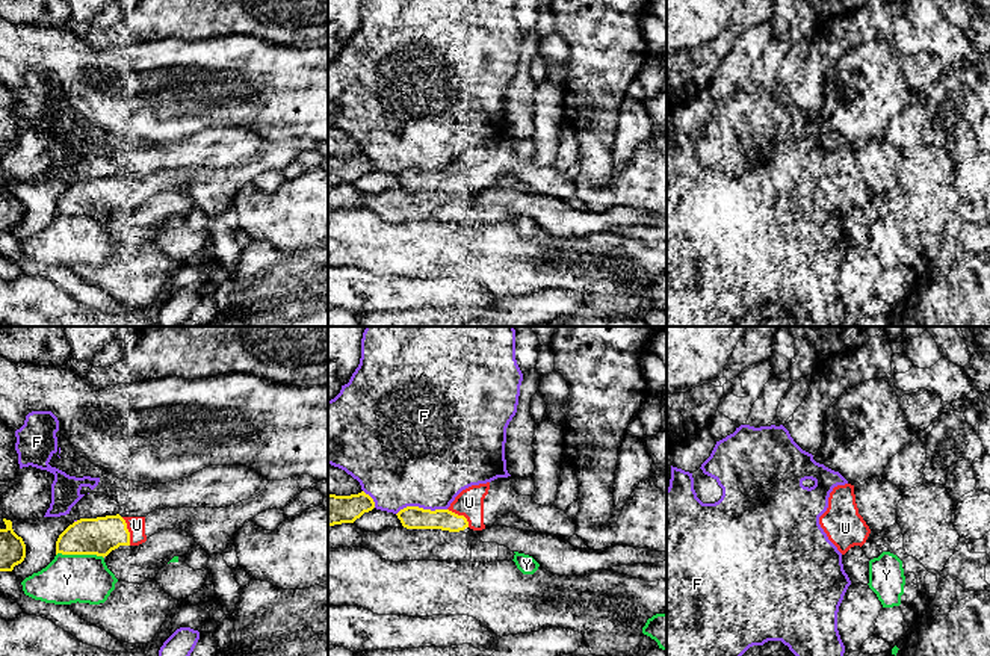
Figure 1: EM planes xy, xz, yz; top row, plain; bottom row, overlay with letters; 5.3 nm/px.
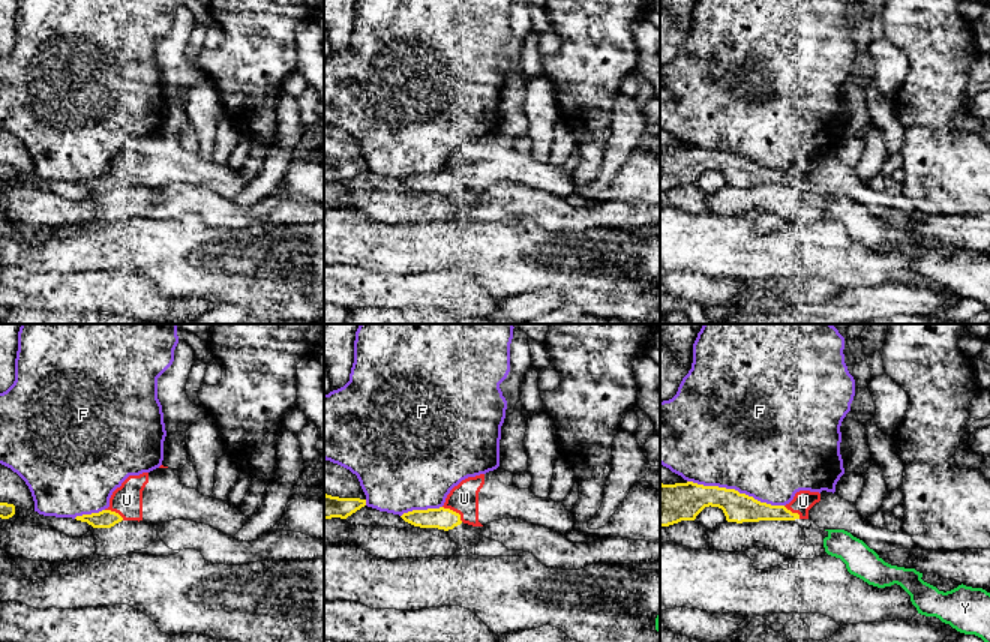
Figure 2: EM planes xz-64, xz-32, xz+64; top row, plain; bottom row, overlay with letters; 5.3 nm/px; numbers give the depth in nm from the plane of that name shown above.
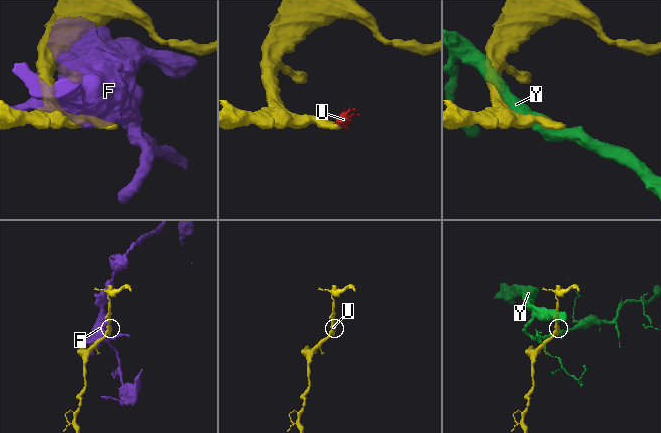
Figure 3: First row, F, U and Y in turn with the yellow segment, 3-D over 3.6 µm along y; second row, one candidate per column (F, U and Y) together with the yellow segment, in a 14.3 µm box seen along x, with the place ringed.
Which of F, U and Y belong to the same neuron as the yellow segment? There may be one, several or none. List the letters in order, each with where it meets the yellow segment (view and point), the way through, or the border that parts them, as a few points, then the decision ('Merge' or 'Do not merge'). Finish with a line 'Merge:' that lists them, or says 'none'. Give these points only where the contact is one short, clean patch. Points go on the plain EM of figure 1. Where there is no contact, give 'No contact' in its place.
F: Touches yellow at xz (420, 170). Do not merge
U: Touches yellow at xy (127, 192). Merge
Y: Touches yellow at xy (80, 215). Do not merge
Merge: U

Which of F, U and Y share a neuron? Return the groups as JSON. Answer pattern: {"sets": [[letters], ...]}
{"sets": [["F"], ["U"], ["Y"]]}

